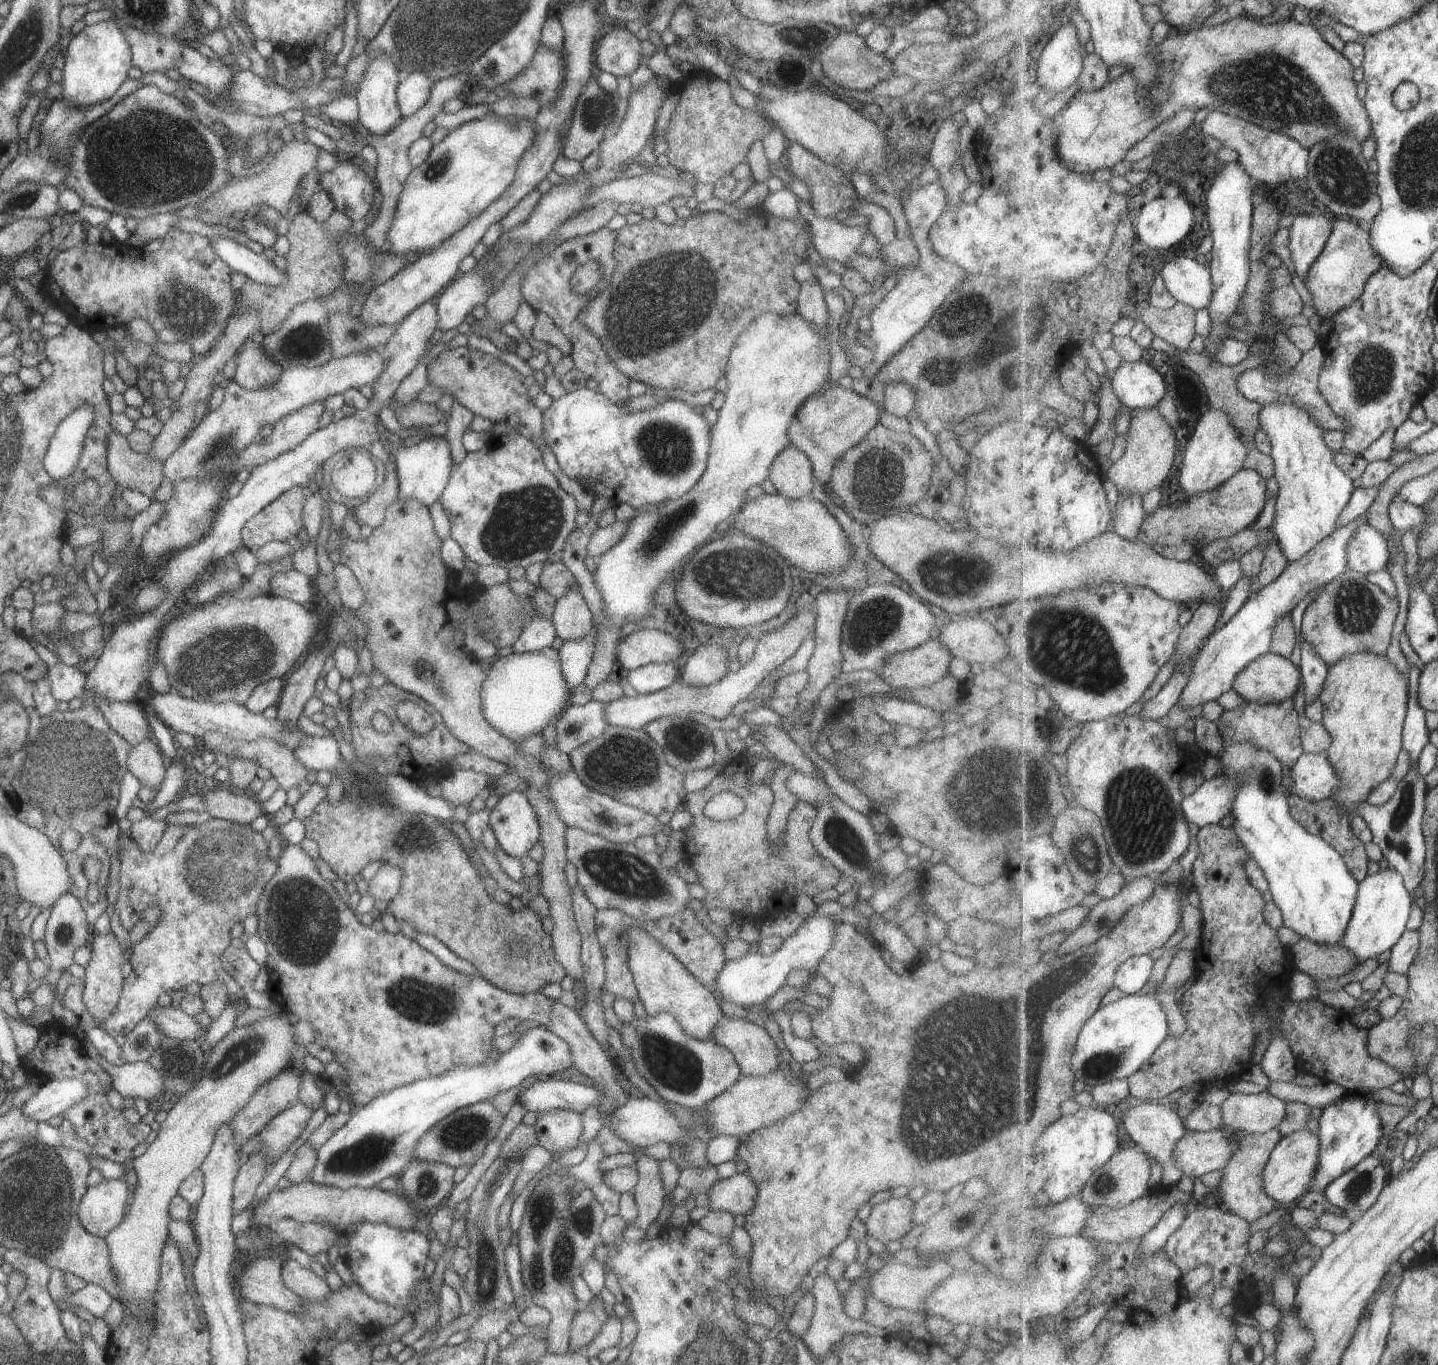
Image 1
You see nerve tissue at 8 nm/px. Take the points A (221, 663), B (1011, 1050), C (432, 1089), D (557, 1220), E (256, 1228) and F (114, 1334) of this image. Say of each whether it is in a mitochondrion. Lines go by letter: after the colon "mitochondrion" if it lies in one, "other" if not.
A: mitochondrion
B: mitochondrion
C: other
D: mitochondrion
E: other
F: other

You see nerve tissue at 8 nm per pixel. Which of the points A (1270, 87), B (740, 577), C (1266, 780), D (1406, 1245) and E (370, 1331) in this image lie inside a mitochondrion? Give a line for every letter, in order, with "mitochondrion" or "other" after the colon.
A: mitochondrion
B: mitochondrion
C: mitochondrion
D: other
E: other

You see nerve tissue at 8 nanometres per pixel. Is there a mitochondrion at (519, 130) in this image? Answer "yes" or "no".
no

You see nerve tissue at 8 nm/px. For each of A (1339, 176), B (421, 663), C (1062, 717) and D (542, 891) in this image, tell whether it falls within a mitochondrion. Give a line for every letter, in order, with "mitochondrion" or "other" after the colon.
A: mitochondrion
B: mitochondrion
C: other
D: other

